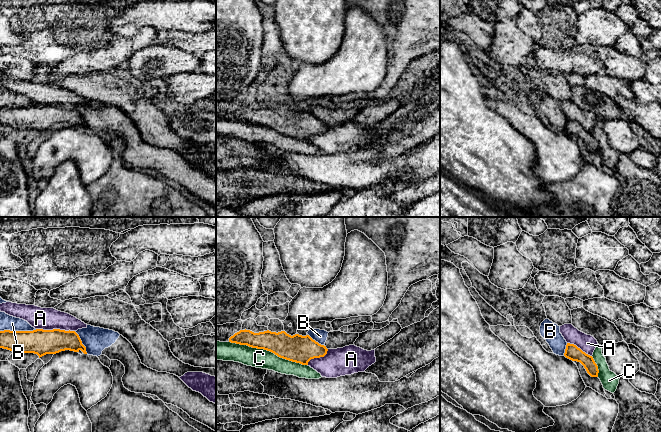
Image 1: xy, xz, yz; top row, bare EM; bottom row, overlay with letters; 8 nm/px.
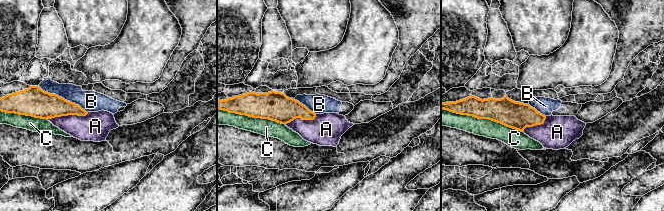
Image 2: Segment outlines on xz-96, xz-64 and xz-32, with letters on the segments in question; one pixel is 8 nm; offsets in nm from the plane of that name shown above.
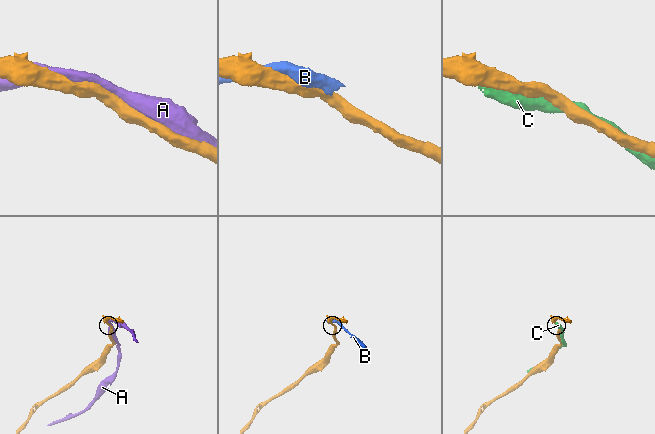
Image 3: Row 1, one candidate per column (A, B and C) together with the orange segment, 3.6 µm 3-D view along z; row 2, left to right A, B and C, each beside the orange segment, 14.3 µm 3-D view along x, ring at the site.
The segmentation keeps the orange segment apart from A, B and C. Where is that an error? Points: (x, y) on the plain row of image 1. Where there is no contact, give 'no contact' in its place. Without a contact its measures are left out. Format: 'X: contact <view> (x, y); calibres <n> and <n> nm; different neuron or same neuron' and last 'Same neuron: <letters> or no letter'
A: contact xy (55, 105); calibres 200 and 180 nm; different neuron
B: contact xy (18, 107); calibres 200 and 120 nm; different neuron
C: contact xz (268, 126); calibres 220 and 160 nm; different neuron
Same neuron: no letter

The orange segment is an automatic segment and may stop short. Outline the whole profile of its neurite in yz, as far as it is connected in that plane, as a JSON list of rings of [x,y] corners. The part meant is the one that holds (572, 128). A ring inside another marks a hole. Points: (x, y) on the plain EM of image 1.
[[[567,119],[564,132],[572,137],[580,138],[591,153],[598,153],[598,142],[592,132],[583,128],[574,120]]]

